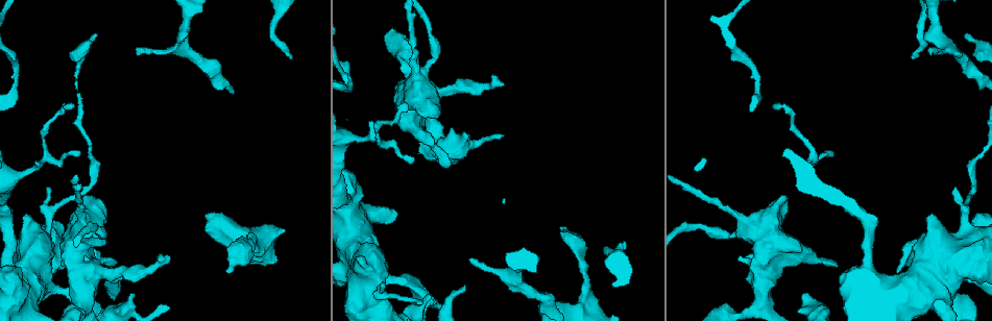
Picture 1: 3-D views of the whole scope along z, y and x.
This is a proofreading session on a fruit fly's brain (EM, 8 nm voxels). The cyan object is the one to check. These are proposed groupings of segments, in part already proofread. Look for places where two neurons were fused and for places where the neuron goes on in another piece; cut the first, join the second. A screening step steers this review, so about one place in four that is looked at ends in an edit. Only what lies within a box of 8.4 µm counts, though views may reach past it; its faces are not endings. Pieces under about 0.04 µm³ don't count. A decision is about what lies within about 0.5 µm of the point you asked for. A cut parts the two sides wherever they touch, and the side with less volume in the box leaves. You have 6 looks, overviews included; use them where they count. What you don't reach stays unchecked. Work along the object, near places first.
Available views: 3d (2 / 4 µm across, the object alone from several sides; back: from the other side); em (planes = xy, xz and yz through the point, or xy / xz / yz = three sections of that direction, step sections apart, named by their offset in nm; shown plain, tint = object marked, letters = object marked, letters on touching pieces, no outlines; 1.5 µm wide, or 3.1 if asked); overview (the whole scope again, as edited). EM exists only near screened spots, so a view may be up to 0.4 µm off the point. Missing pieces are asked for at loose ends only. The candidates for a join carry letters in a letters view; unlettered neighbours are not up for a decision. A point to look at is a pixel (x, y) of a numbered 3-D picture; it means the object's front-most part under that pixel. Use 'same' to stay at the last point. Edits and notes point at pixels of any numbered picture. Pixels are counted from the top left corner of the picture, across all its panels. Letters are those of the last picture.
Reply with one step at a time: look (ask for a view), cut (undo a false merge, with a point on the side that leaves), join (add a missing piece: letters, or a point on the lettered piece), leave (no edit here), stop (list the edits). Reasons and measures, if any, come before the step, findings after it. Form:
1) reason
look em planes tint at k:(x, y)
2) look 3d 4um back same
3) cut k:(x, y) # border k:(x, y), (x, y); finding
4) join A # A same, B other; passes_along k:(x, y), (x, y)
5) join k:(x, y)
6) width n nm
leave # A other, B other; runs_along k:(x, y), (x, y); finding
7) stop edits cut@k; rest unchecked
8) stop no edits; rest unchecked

branch stops here
look em planes letters at 1:(739, 257)

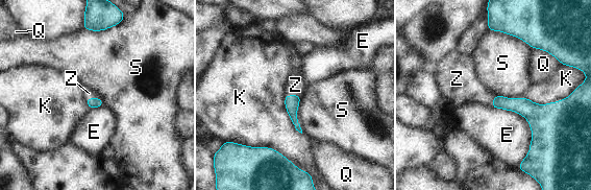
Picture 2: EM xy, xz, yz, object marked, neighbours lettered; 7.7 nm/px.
longest_contact K 500 nm
join Z # E other, K other, Q other, S other, Z same; passes_along 2:(92, 102), (93, 98), (89, 93); it goes on there

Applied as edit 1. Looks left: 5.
look overview

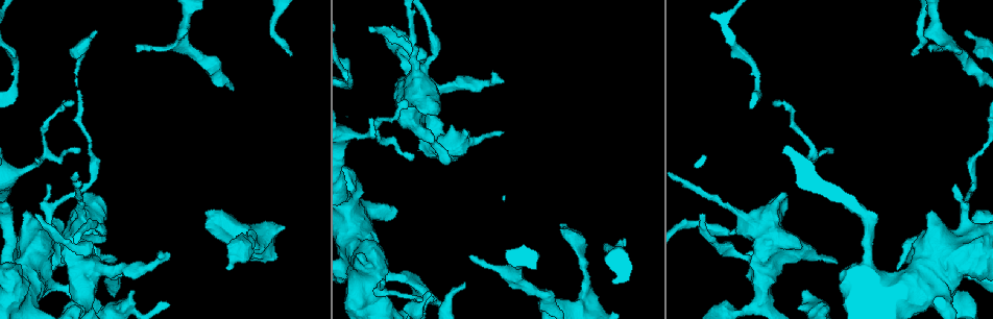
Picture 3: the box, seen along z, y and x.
thick end
look 3d 4um at 3:(205, 212)

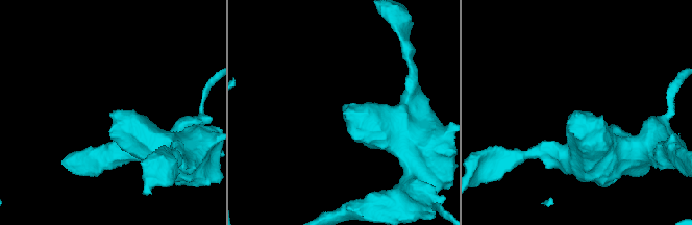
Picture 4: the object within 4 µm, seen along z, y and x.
need the tissue
look em yz step 8 letters at 4:(110, 113)

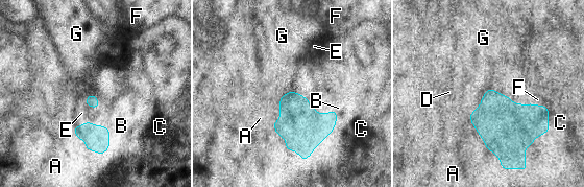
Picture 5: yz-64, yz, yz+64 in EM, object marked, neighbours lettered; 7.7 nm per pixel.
cut it another way
look em planes letters same

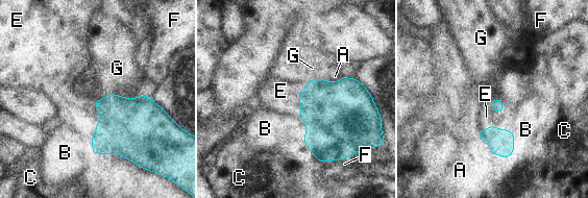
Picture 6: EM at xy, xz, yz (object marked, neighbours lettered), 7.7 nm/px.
join E # A other, B other, C other, E same, F other, G other; it goes on there

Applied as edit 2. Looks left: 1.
stop edits join@2, join@6; rest unchecked

